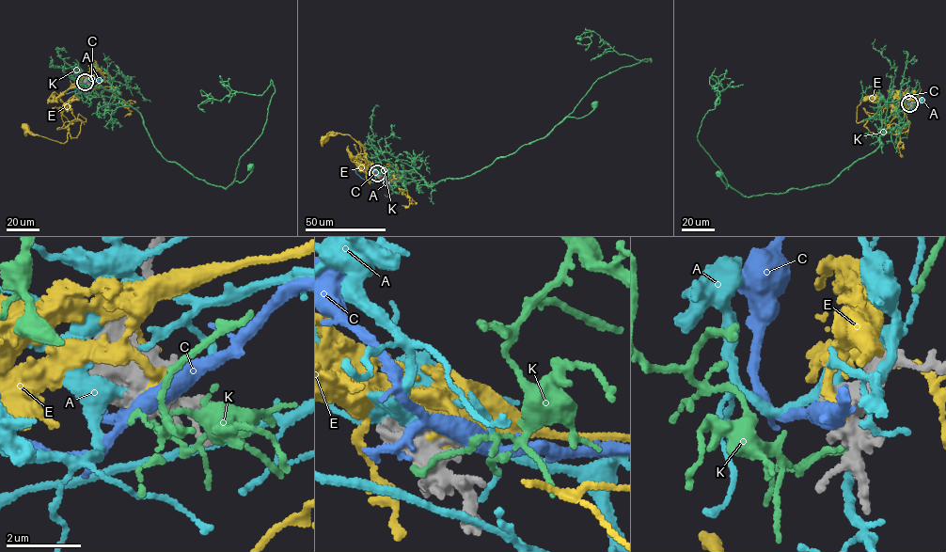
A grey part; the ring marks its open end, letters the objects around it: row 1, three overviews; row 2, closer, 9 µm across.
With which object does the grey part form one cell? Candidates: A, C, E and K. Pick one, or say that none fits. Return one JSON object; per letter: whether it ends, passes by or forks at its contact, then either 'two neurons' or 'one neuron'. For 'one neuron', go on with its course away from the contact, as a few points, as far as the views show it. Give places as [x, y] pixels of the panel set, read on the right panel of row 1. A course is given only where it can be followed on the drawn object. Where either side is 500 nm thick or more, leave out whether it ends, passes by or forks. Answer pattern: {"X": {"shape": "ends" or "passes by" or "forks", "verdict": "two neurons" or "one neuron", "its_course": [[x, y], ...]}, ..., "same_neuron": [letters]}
{"A": {"verdict": "two neurons"}, "C": {"verdict": "two neurons"}, "E": {"verdict": "two neurons"}, "K": {"shape": "ends", "verdict": "two neurons"}, "same_neuron": []}

